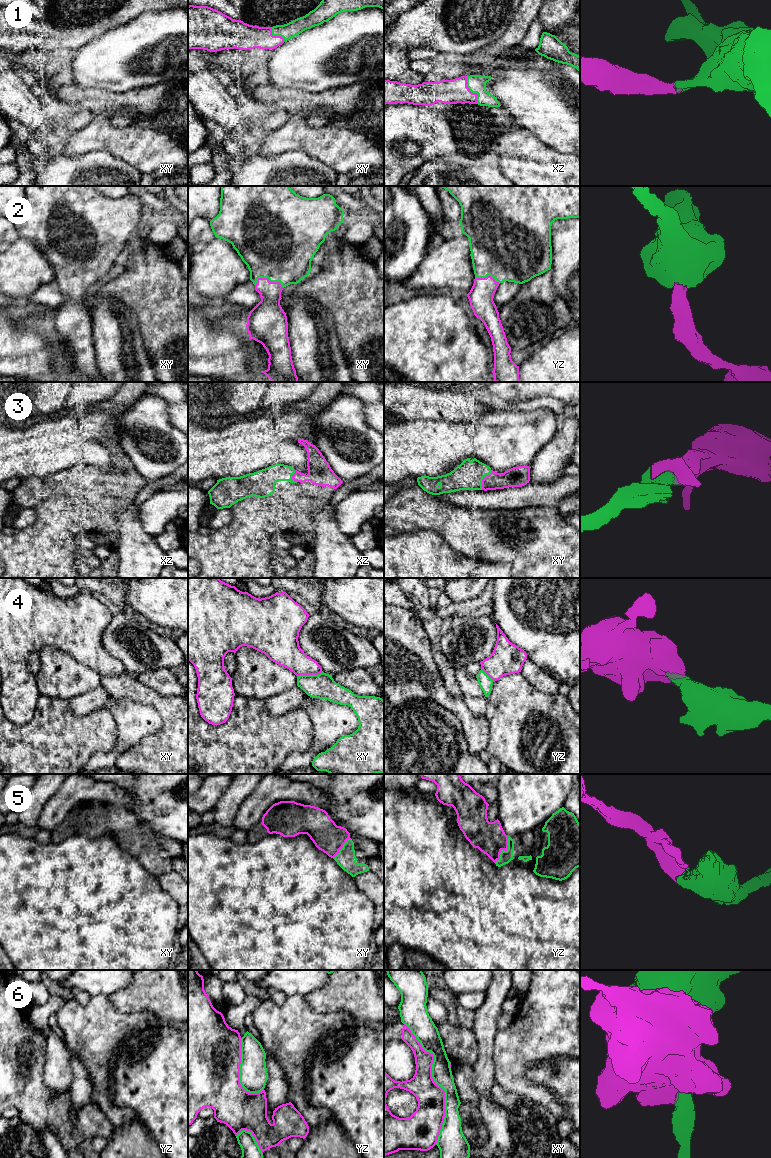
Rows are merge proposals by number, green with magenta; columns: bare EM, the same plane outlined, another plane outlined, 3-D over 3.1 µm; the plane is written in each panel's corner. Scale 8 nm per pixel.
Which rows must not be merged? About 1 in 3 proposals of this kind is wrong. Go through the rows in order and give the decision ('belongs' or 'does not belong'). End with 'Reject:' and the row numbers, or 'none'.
1: belongs
2: belongs
3: belongs
4: does not belong
5: belongs
6: does not belong
Reject: 4, 6

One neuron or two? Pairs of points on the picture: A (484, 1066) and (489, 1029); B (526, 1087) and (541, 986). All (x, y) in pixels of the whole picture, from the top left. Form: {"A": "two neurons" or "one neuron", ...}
{"A": "one neuron", "B": "one neuron"}

